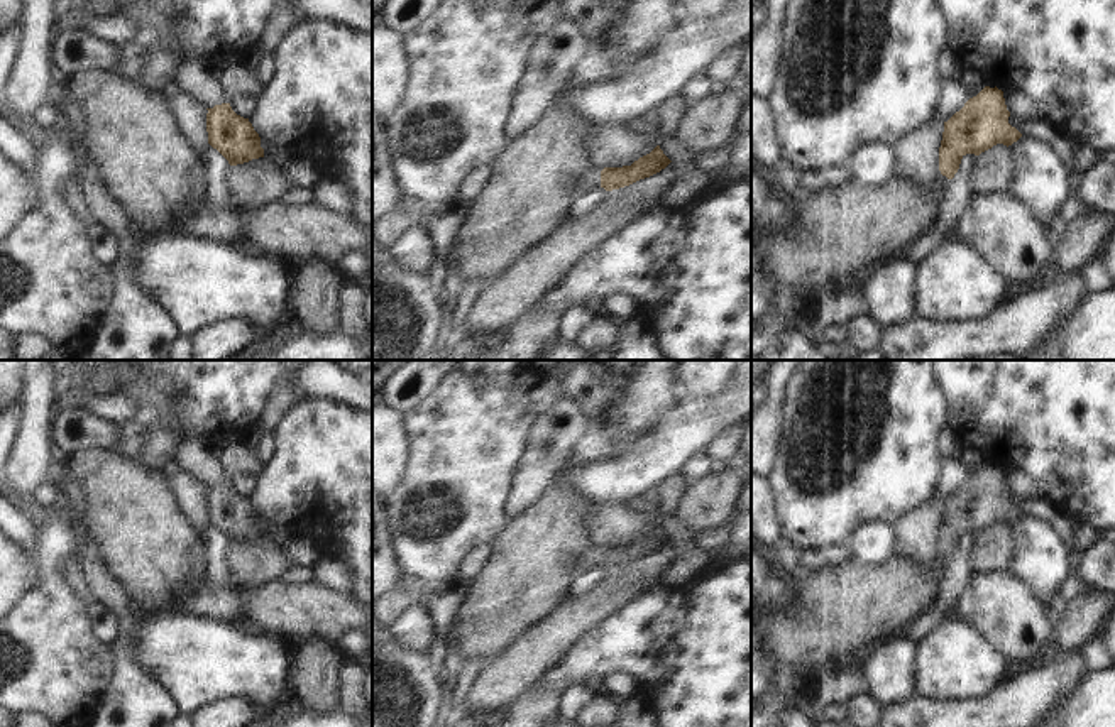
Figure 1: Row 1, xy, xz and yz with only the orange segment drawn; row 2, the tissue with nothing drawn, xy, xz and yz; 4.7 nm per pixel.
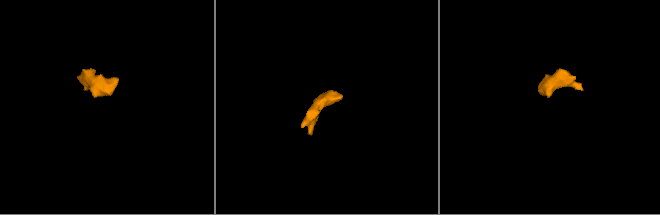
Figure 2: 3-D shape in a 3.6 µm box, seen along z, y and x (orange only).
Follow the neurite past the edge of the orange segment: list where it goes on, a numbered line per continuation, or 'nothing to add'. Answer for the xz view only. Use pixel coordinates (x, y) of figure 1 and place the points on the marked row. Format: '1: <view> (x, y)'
1: xz (530, 186)

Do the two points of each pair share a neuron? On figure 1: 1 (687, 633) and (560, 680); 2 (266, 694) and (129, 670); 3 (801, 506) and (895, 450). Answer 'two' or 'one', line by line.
1: one
2: two
3: one

